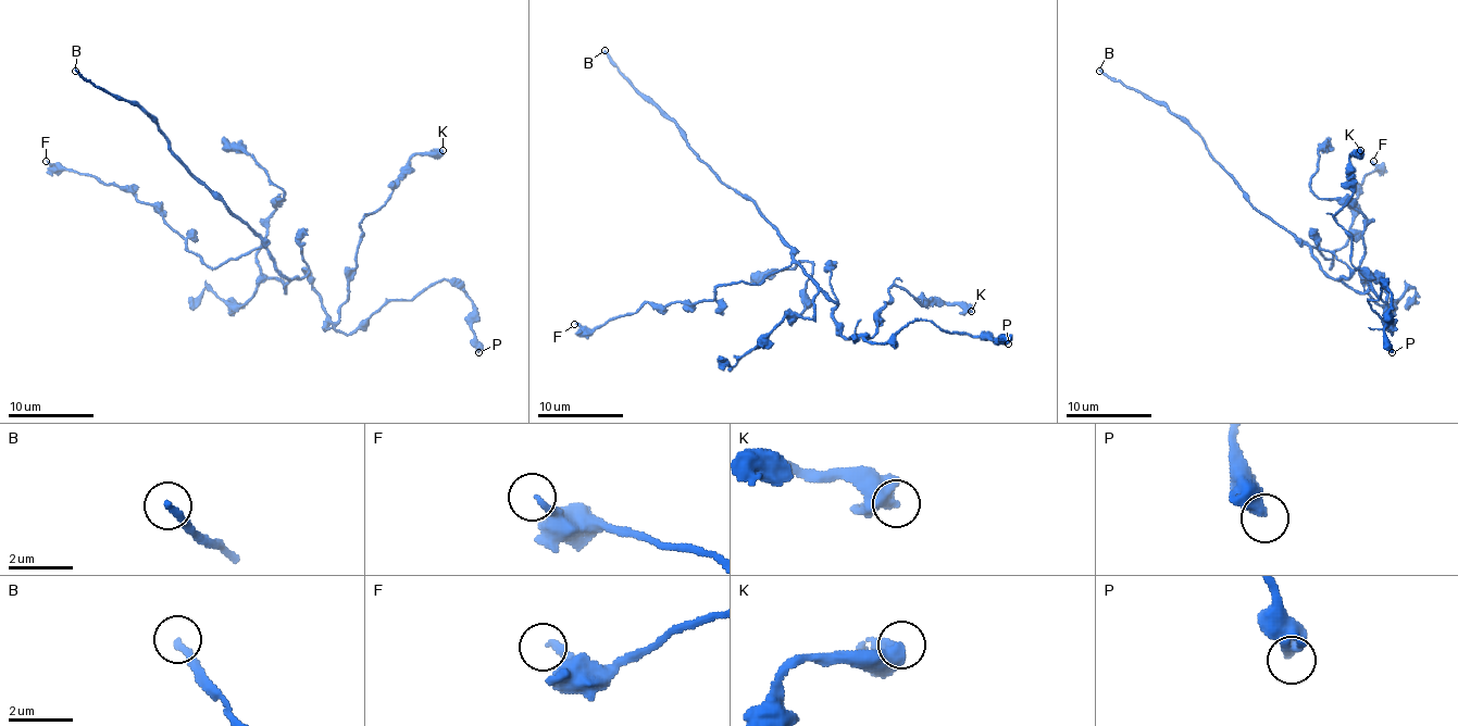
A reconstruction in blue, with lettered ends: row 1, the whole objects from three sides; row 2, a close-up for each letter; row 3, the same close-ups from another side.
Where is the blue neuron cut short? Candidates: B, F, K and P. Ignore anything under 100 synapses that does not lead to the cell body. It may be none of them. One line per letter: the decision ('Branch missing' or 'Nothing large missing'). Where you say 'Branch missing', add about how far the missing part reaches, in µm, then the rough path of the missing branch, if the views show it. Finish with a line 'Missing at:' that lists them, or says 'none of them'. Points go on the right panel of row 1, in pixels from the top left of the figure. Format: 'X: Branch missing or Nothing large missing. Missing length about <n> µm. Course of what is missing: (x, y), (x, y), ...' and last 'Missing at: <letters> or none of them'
B: Branch missing. Missing length about 120 µm
F: Nothing large missing
K: Nothing large missing
P: Nothing large missing
Missing at: B

